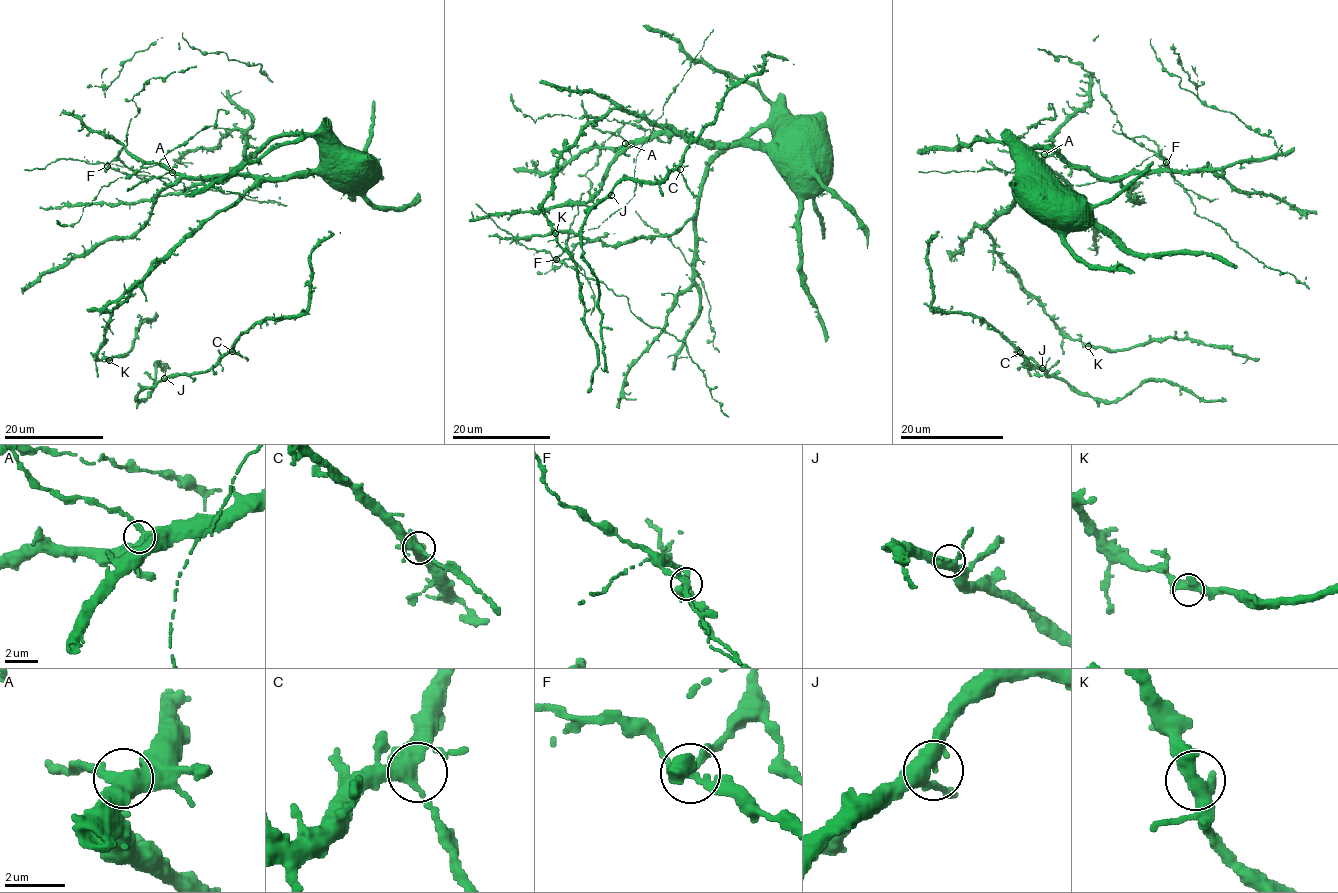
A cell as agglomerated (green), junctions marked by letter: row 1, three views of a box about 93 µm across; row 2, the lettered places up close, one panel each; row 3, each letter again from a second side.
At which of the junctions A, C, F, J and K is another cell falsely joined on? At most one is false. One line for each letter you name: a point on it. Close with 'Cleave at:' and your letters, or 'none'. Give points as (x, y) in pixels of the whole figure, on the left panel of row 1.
F: (107, 166)
Cleave at: F

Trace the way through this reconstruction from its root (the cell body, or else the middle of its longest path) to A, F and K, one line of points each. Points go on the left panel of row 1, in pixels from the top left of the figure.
A: (338, 160), (335, 168), (325, 173), (278, 178), (237, 175), (198, 178), (172, 172)
F: (338, 160), (325, 173), (308, 175), (213, 176), (200, 191), (110, 163), (115, 159), (107, 166)
K: (338, 160), (325, 173), (262, 181), (188, 232), (113, 309), (105, 341), (96, 355), (109, 360)

